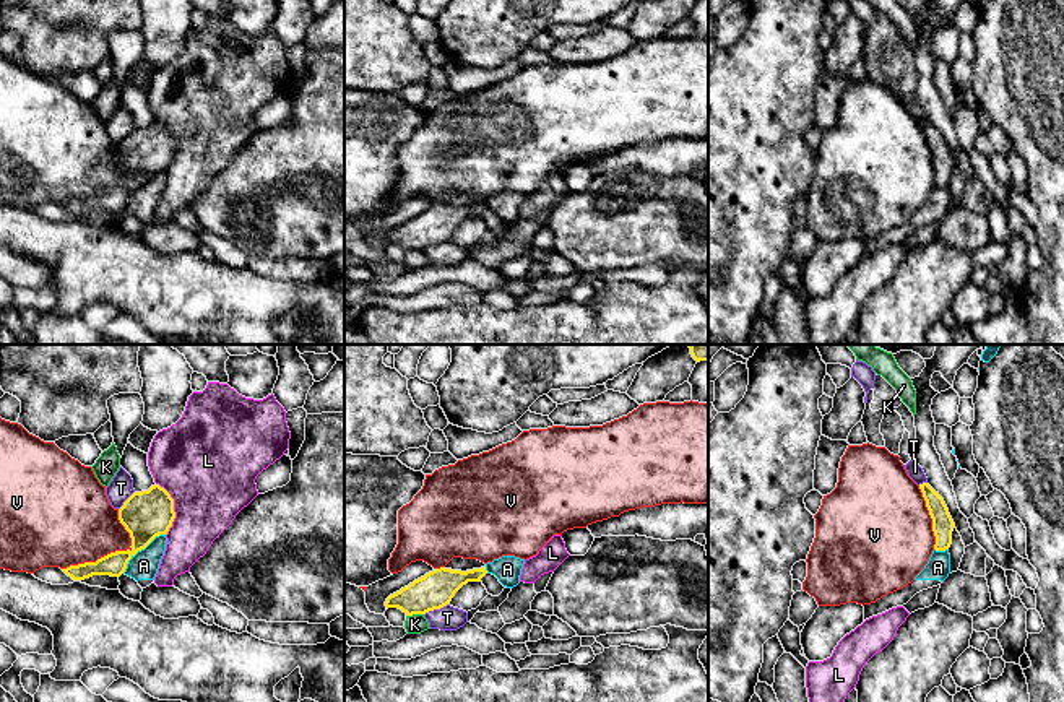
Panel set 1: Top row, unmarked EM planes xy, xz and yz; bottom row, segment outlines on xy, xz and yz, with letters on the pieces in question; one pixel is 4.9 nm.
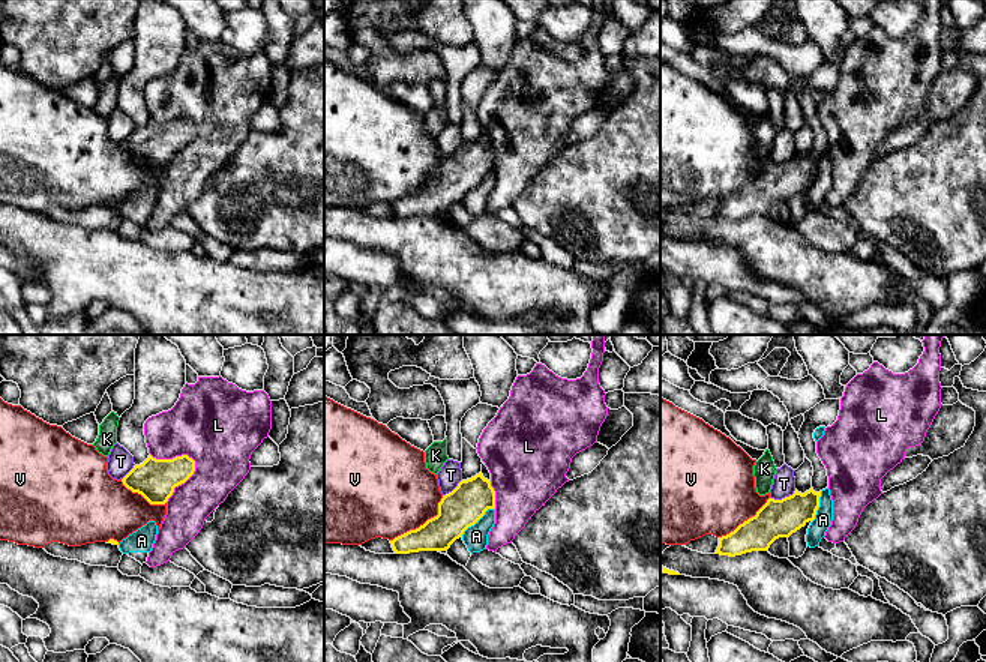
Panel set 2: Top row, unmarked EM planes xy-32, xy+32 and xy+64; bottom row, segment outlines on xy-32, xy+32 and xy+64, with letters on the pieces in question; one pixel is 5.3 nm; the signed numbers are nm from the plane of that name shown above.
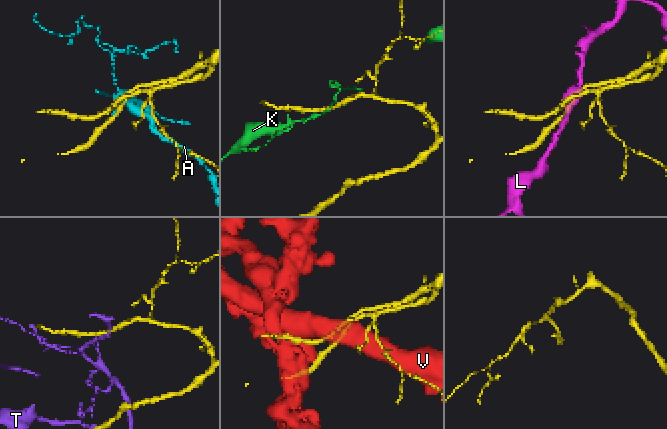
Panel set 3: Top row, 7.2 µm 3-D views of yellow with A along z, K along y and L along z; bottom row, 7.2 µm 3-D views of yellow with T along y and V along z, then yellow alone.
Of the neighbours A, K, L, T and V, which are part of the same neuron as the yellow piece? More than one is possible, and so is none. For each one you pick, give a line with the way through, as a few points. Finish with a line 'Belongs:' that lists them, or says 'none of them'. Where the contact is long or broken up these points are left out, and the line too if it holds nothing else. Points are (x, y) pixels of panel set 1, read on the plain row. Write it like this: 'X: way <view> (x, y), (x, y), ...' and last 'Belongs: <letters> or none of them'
Belongs: none of them

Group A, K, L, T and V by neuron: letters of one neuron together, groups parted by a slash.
A / K / L / T / V

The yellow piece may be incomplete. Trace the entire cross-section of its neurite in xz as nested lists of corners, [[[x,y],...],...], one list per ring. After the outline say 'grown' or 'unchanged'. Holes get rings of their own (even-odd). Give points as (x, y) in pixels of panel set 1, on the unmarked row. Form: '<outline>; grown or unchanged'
[[[440,203],[390,231],[385,242],[398,244],[406,252],[426,250],[447,242],[463,221],[481,218],[486,210],[486,203],[466,208]]]; unchanged

